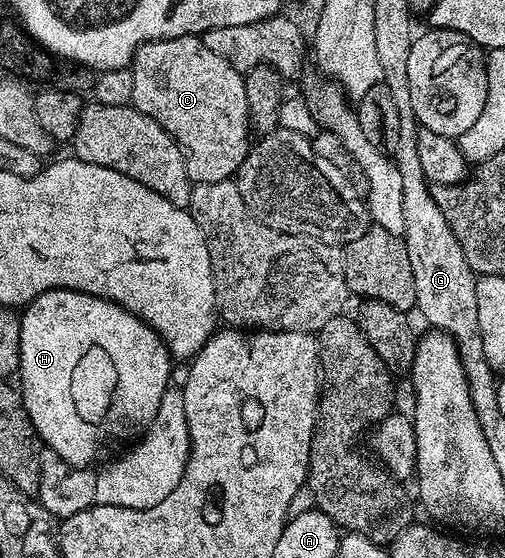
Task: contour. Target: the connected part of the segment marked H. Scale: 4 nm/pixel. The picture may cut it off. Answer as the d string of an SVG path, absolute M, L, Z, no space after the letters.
M63 287L34 297L34 301L23 308L20 315L20 369L18 372L20 383L18 382L18 390L21 397L24 398L26 413L34 425L37 435L40 436L41 444L47 450L58 453L58 457L62 457L62 461L75 467L91 468L96 465L92 463L101 462L100 464L103 464L109 456L121 450L120 443L129 442L128 444L131 444L133 441L139 440L140 436L148 430L150 421L154 421L154 413L158 413L158 404L162 402L162 393L170 390L168 378L172 375L172 366L174 366L174 360L169 355L168 347L160 338L159 333L150 325L143 323L134 313L122 309L117 303L110 302L109 299L94 297L90 293L81 291L71 291Z

